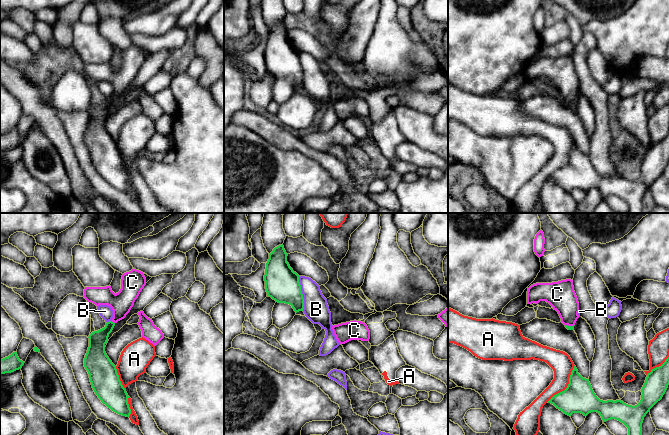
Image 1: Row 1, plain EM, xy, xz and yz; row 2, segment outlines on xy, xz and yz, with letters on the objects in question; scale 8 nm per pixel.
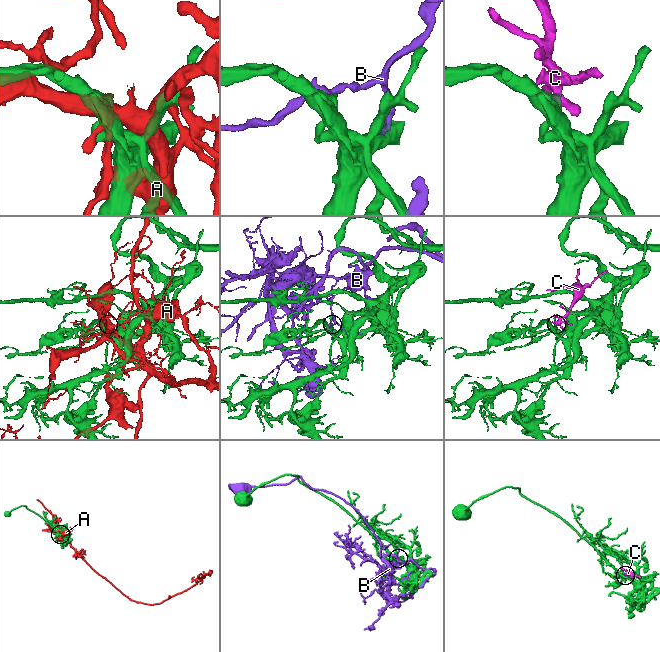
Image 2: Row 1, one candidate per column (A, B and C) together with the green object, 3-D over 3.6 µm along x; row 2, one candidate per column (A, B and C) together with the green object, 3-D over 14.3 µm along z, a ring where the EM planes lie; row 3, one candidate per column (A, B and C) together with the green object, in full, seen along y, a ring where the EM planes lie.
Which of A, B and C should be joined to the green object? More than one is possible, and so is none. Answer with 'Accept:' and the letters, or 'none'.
Accept: C

